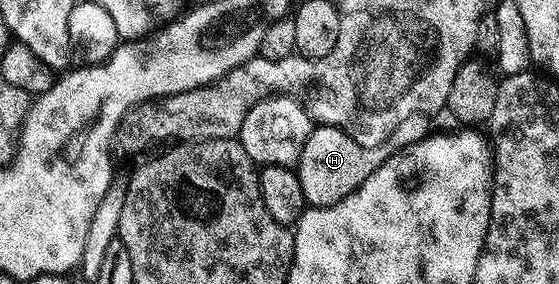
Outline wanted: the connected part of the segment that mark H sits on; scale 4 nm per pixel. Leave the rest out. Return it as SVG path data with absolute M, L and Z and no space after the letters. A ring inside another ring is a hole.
M324 124L315 126L306 144L302 147L296 172L303 197L309 206L329 207L348 196L383 165L386 160L402 151L406 145L401 134L388 135L386 141L378 145L364 147L344 130Z

